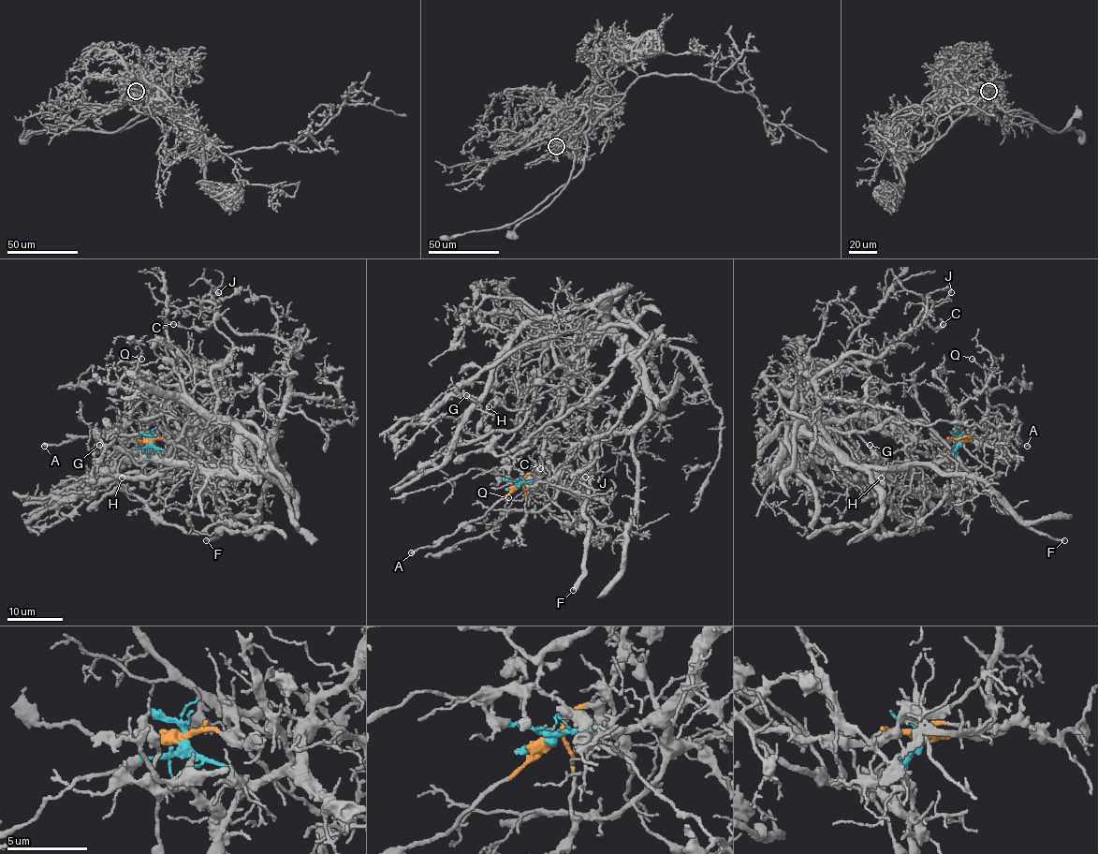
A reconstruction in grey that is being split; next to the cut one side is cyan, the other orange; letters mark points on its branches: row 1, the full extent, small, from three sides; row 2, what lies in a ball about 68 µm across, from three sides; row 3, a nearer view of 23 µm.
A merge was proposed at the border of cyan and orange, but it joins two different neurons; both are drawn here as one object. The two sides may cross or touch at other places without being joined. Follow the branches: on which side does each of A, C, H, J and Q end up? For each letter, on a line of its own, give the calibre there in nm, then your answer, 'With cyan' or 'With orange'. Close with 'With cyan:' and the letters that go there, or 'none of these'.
A: Thickness 400 nm. With orange
C: Thickness 140 nm. With cyan
H: Thickness 160 nm. With orange
J: Thickness 150 nm. With cyan
Q: Thickness 150 nm. With cyan
With cyan: C, J, Q

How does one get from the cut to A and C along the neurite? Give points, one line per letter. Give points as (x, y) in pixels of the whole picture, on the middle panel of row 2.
A: (517, 485), (482, 517), (464, 522), (435, 546), (410, 552)
C: (518, 485), (548, 480), (598, 436), (628, 433), (648, 412), (639, 351), (654, 341), (667, 404), (540, 468)

